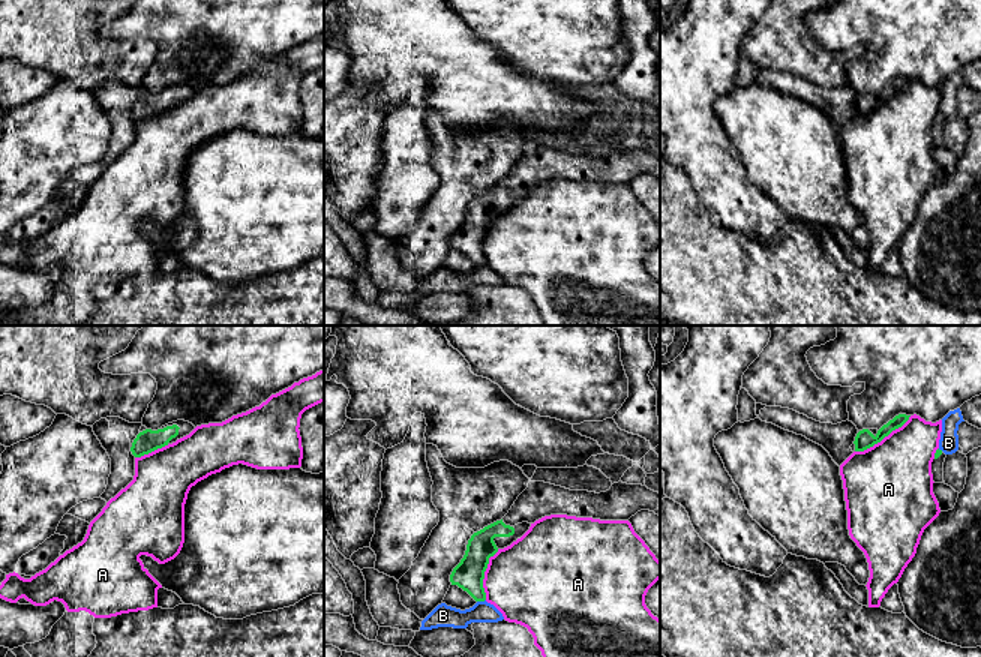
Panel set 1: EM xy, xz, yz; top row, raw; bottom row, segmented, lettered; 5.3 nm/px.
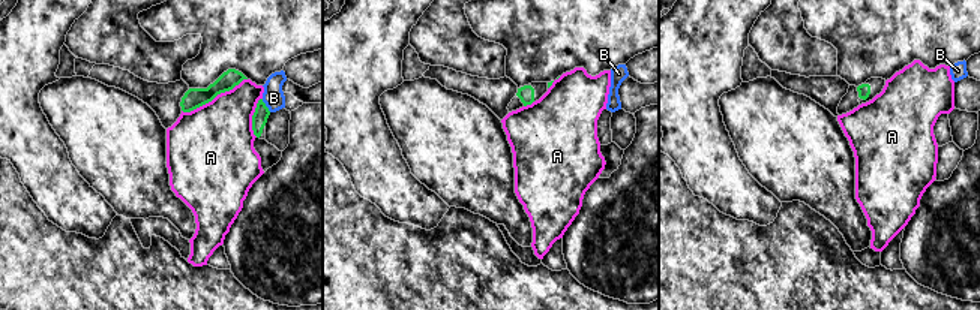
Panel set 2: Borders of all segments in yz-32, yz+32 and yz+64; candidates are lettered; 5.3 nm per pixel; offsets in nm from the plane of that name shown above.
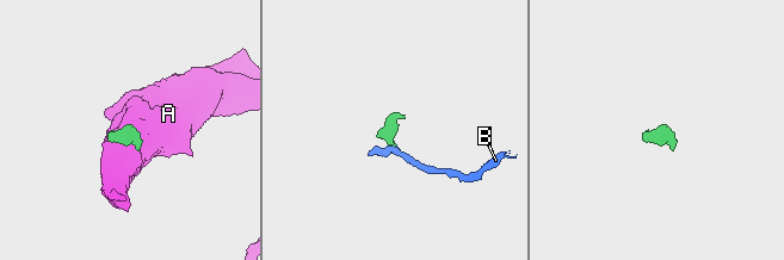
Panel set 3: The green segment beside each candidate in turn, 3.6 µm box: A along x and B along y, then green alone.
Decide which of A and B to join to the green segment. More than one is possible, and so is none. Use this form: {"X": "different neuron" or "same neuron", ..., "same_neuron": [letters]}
{"A": "different neuron", "B": "different neuron", "same_neuron": []}

